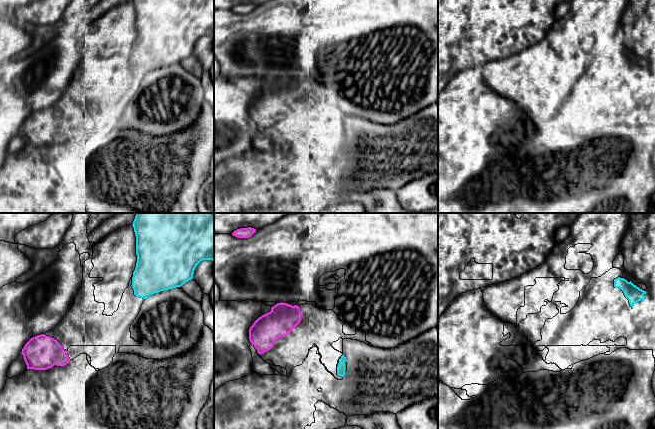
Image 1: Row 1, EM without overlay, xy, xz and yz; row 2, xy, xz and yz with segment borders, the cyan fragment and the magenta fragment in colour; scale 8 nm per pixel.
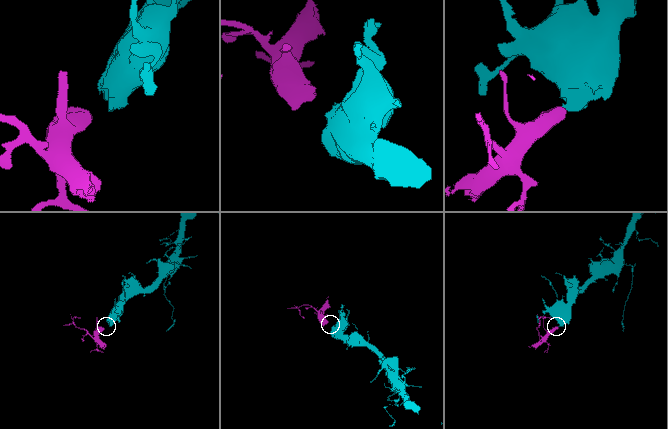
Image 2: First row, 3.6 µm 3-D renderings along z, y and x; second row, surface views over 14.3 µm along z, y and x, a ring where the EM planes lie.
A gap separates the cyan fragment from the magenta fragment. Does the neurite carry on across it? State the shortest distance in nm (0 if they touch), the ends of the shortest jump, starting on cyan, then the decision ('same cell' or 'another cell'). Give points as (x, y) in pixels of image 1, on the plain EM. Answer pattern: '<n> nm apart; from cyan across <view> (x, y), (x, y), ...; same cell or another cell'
440 nm apart; from cyan across xz (341, 132), (299, 98); same cell

